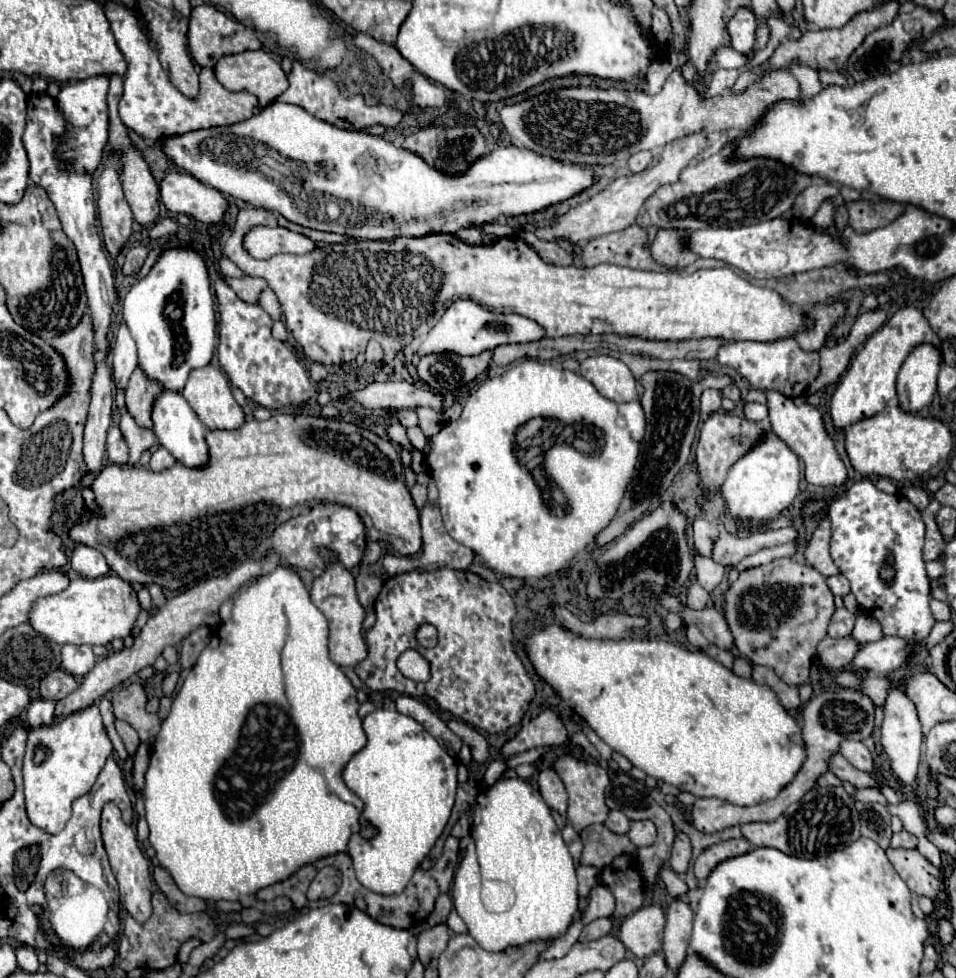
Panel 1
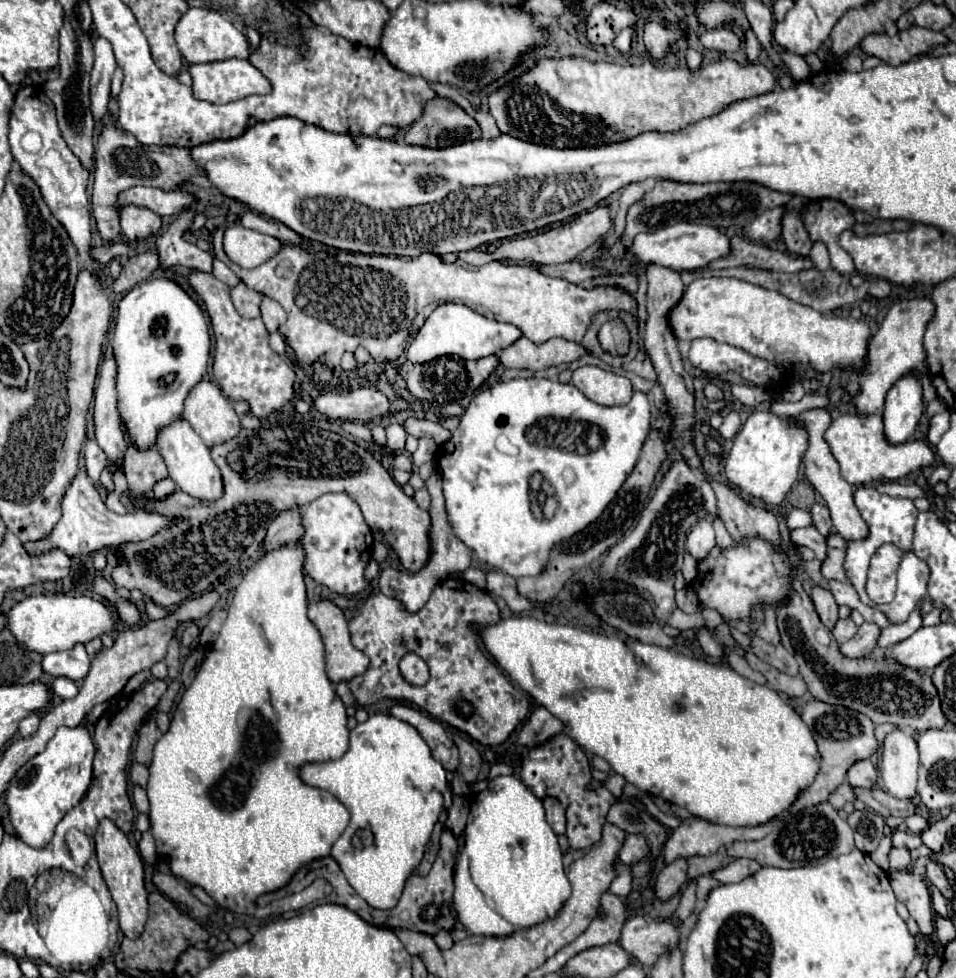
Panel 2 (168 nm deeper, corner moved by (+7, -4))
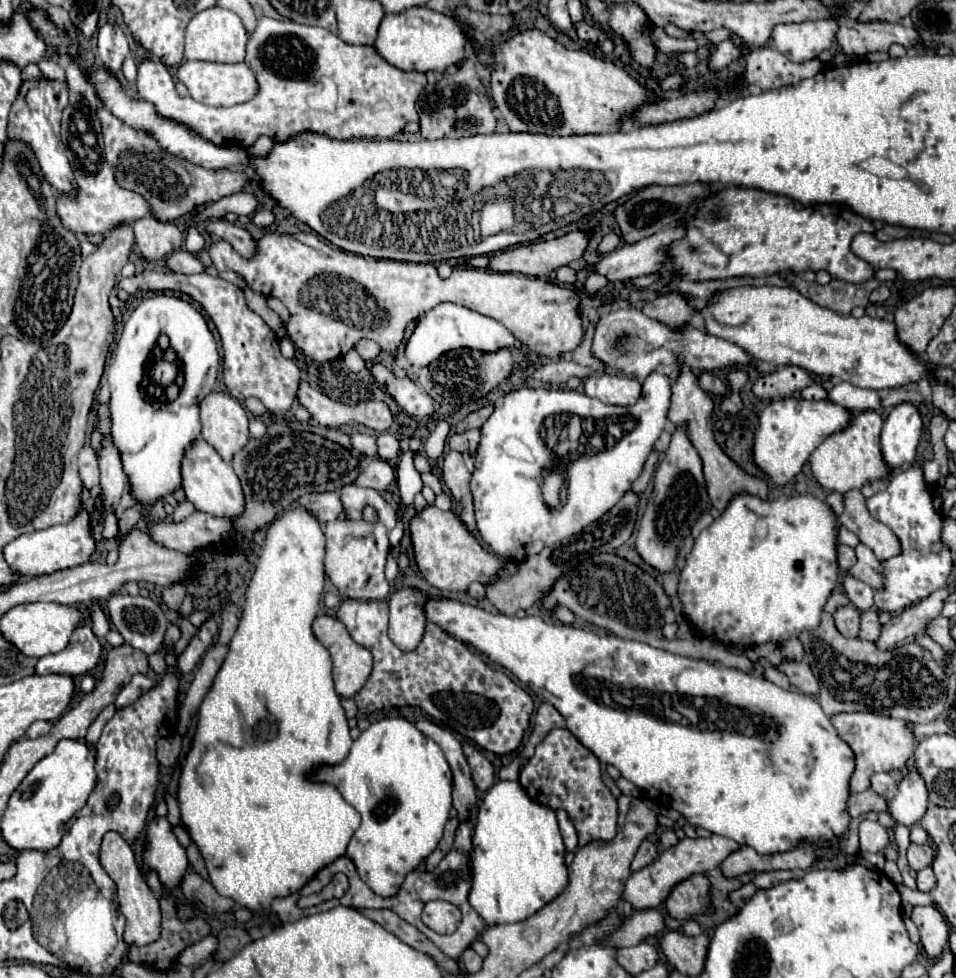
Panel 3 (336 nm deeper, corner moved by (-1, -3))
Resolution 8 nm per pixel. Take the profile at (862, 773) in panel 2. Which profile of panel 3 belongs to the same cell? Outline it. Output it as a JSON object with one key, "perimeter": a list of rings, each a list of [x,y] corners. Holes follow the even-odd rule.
{"perimeter":[[[877,773],[877,775],[873,775],[871,789],[877,791],[887,801],[891,801],[897,795],[897,783],[893,781],[893,777],[889,773]]]}

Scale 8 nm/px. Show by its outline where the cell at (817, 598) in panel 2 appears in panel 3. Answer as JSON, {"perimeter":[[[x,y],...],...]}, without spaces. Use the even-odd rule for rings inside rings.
{"perimeter":[[[845,605],[845,607],[839,607],[835,613],[835,623],[837,623],[837,629],[841,635],[845,637],[859,637],[859,621],[861,621],[861,613],[857,607],[853,605]]]}

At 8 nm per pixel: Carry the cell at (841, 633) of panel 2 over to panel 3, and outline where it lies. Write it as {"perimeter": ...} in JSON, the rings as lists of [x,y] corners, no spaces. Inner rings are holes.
{"perimeter":[[[867,609],[861,613],[861,635],[867,641],[877,641],[881,635],[881,623],[877,609]]]}

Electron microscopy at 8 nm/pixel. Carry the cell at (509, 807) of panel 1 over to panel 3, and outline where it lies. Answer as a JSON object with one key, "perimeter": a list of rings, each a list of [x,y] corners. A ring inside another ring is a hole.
{"perimeter":[[[517,781],[495,783],[481,807],[470,858],[472,887],[469,903],[487,925],[517,923],[537,913],[553,895],[565,889],[565,847],[555,811],[533,803]],[[499,903],[499,917],[497,917]]]}

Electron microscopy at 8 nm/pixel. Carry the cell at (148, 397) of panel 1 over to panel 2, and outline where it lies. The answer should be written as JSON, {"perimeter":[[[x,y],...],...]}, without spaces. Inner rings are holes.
{"perimeter":[[[129,440],[123,464],[125,464],[125,476],[127,476],[127,482],[129,482],[131,498],[147,494],[159,478],[167,476],[165,462],[163,462],[163,458],[161,458],[161,454],[157,452],[155,446],[137,448]]]}

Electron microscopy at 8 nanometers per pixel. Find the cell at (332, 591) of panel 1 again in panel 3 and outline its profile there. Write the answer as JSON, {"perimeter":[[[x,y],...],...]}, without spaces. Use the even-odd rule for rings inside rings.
{"perimeter":[[[317,617],[313,621],[313,635],[317,637],[317,641],[331,653],[333,659],[333,681],[335,681],[335,691],[341,697],[353,697],[367,681],[367,677],[371,675],[371,667],[373,667],[373,657],[369,655],[369,651],[365,651],[365,647],[353,643],[351,635],[347,633],[343,623],[337,623],[337,619],[333,617]]]}

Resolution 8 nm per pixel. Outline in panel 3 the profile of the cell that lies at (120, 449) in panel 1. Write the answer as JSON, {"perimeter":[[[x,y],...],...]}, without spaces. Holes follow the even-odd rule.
{"perimeter":[[[85,445],[79,453],[79,477],[85,489],[91,489],[99,483],[99,461],[89,445]]]}

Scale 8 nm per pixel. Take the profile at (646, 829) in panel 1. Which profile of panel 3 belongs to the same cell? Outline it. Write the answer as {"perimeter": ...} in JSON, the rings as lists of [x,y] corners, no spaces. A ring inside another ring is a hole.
{"perimeter":[[[645,839],[645,841],[641,843],[641,847],[639,847],[633,863],[631,863],[631,871],[639,871],[639,869],[647,867],[649,863],[653,863],[655,857],[657,857],[657,847],[655,847],[651,841]]]}

